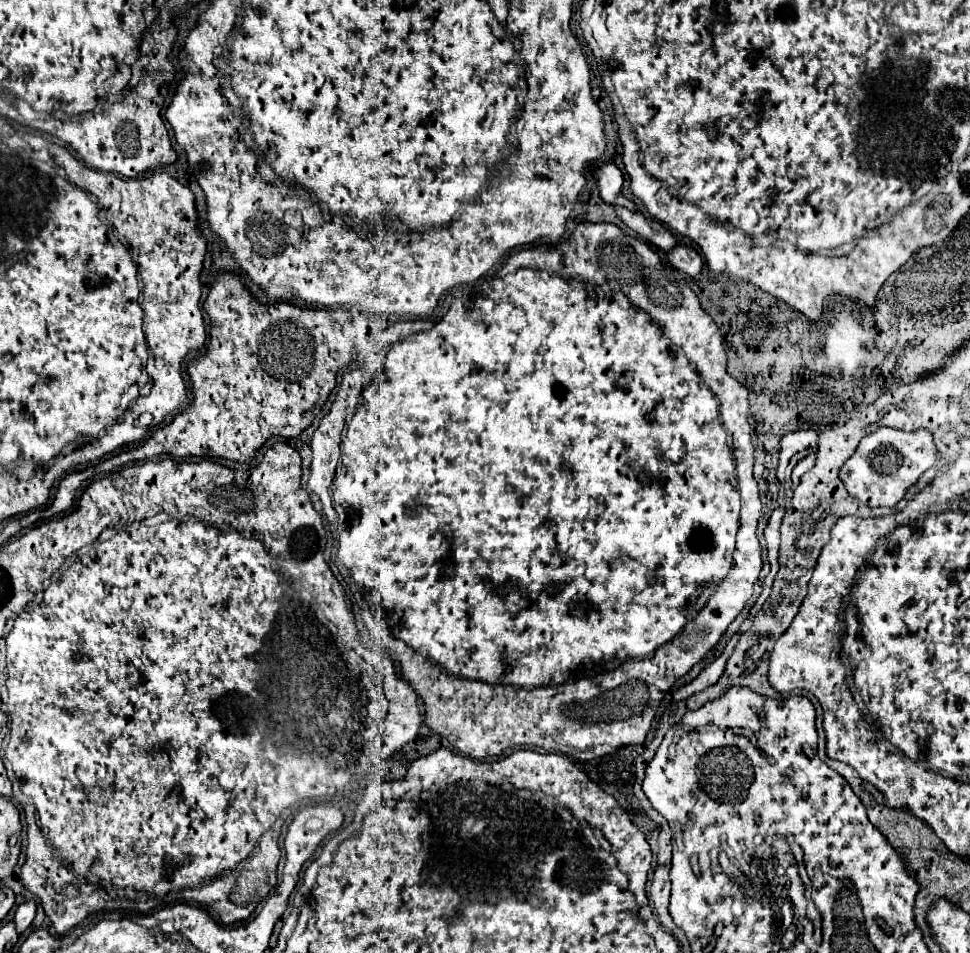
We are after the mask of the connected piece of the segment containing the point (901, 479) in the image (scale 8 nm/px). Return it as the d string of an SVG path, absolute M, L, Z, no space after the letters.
M879 428L865 436L855 454L849 458L847 478L841 478L847 492L859 498L867 506L895 508L907 494L907 490L919 480L919 476L939 462L939 450L929 430L901 432L895 428Z

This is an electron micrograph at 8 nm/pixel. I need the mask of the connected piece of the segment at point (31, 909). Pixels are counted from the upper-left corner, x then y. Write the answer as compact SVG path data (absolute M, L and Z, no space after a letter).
M25 902L25 904L21 904L19 908L17 908L17 912L15 912L15 926L17 926L17 932L19 934L23 934L27 928L29 928L29 924L33 922L33 918L35 918L35 902Z

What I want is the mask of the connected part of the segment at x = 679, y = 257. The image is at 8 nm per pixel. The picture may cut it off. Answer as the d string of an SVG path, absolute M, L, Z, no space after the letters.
M679 244L669 252L669 264L679 272L685 272L693 280L699 280L703 270L701 256L691 246L685 246L685 244Z

